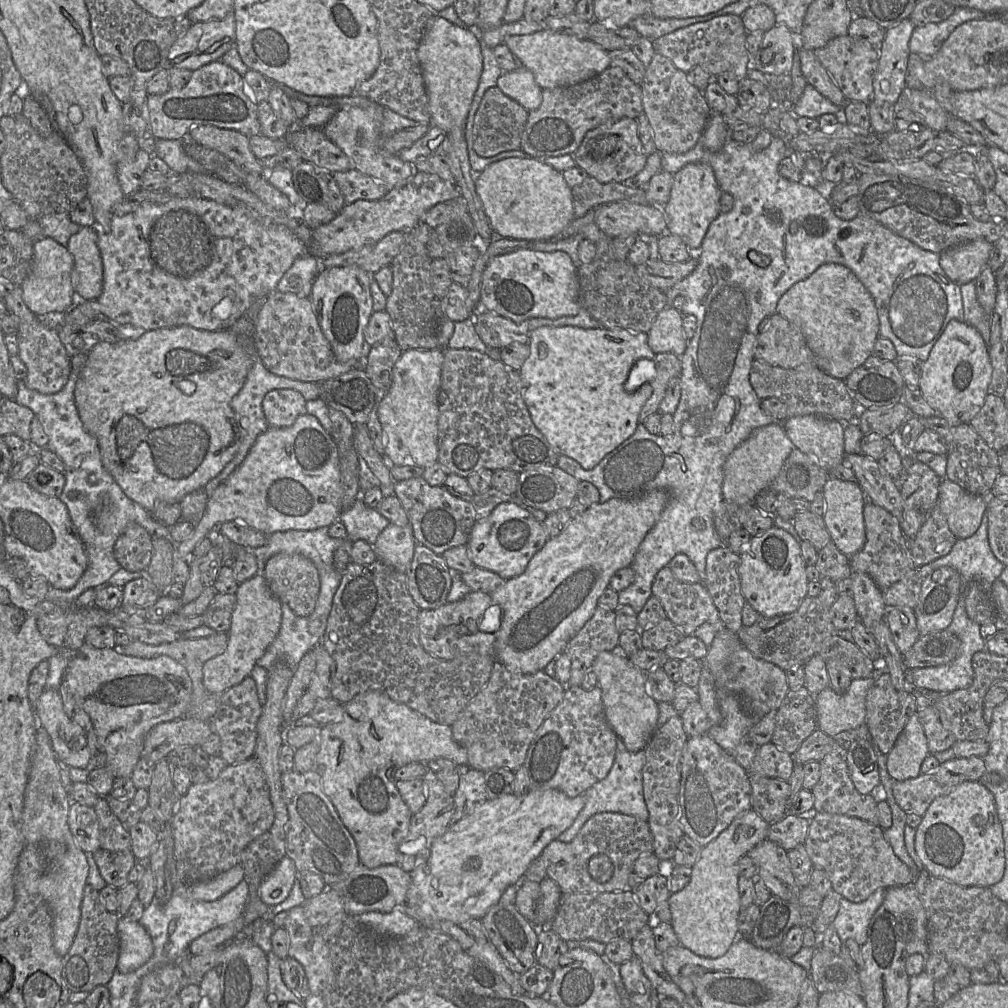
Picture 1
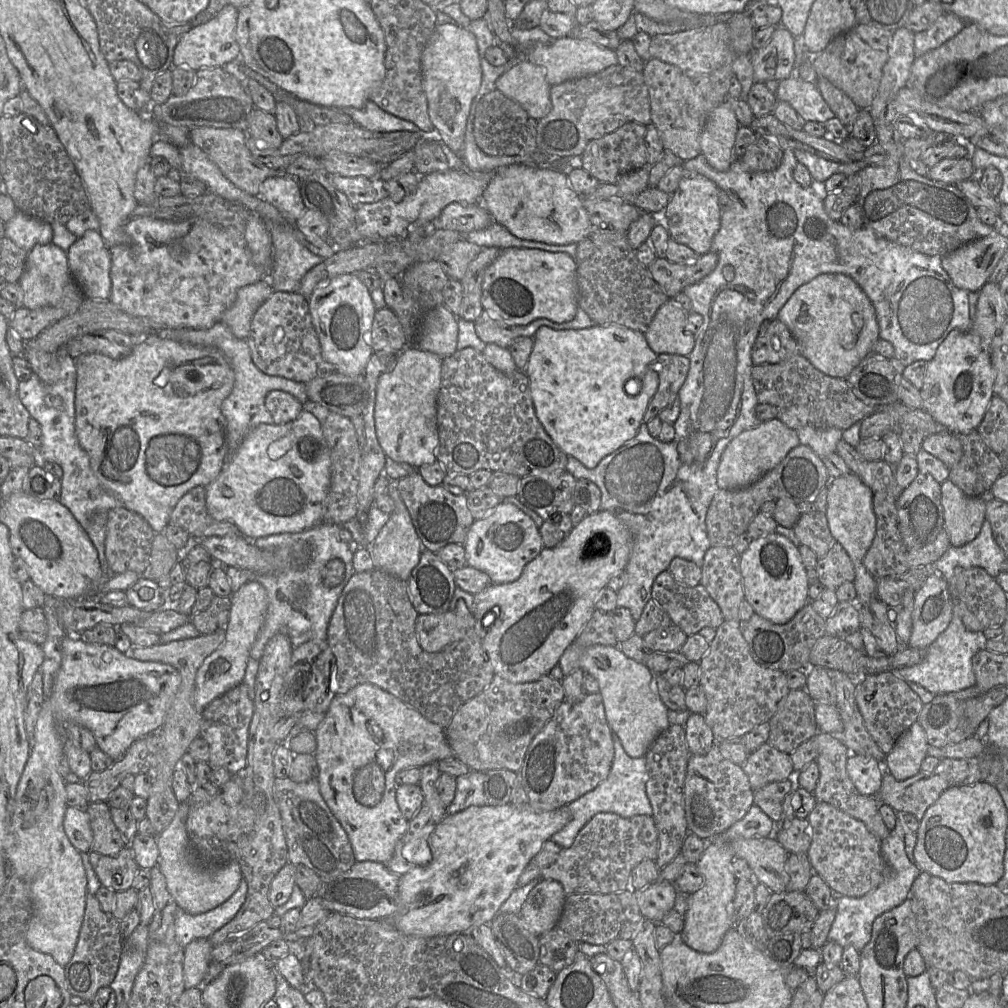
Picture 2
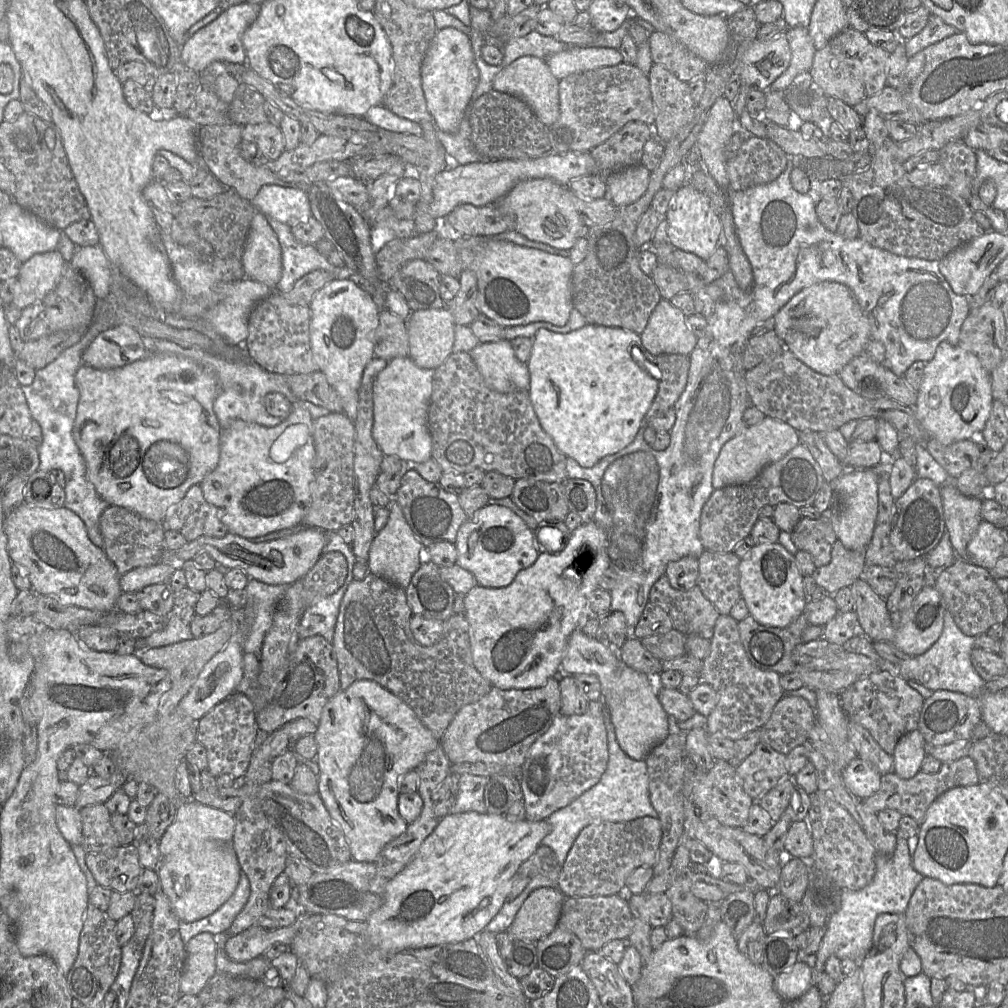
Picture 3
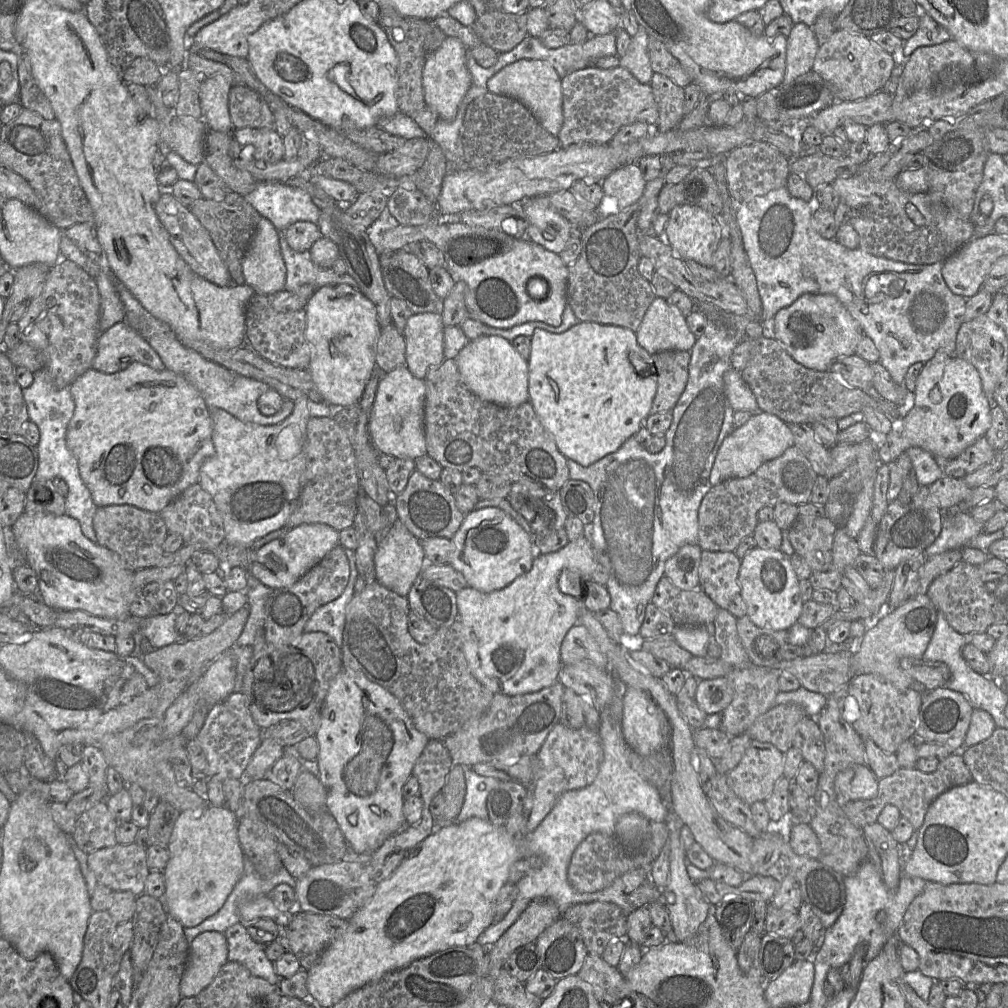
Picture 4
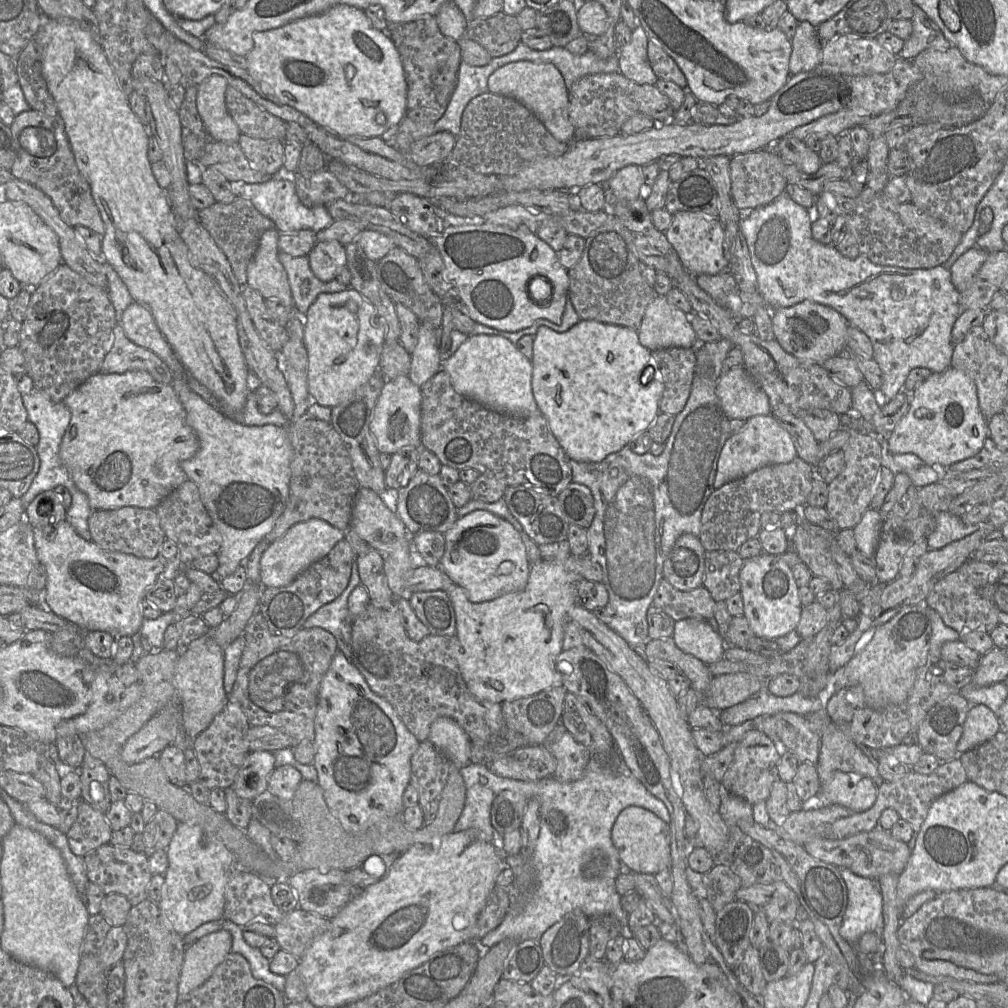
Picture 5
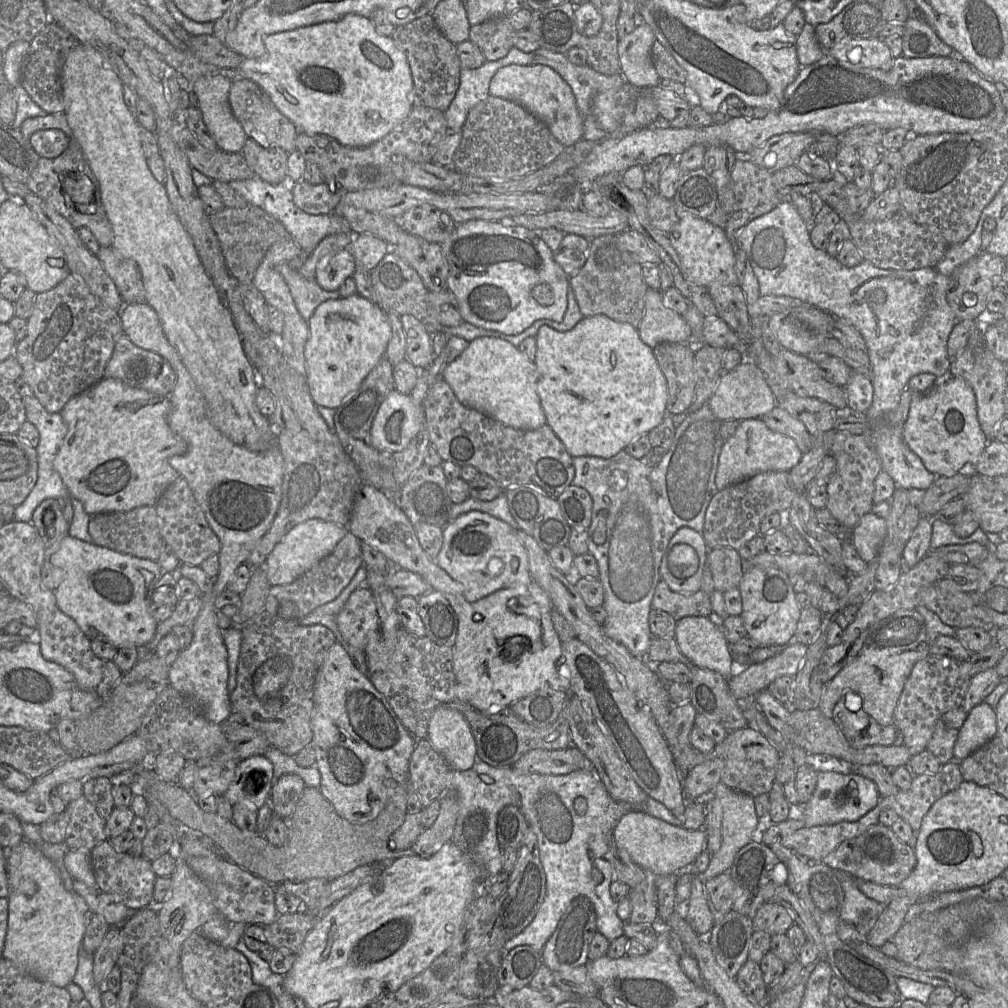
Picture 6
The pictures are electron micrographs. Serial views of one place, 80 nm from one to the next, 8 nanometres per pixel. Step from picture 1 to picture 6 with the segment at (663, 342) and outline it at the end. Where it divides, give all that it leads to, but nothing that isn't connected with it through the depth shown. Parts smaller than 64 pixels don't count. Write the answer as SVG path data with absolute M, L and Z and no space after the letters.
M652 288L646 291L644 315L638 327L640 339L652 349L663 342L691 343L691 328L666 304L662 293Z

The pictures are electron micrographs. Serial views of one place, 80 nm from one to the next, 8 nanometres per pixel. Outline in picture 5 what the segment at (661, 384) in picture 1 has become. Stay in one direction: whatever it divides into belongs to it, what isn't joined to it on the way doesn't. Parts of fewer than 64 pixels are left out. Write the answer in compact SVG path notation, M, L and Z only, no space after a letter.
M671 347L651 352L655 368L661 372L664 391L659 401L661 413L676 416L690 395L696 368L694 348Z

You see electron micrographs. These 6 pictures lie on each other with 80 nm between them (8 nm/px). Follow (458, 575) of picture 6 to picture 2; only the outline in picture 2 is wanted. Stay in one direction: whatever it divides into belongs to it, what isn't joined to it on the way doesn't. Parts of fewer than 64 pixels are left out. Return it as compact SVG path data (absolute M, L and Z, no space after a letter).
M500 503L486 517L474 521L463 545L467 566L485 572L492 584L507 584L518 580L525 566L544 548L536 524L510 503Z

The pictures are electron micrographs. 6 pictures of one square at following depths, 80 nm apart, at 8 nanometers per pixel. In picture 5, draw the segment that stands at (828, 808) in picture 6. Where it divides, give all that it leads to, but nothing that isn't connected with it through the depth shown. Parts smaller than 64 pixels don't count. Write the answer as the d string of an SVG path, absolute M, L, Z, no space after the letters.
M836 772L826 785L820 785L815 798L804 803L804 809L810 805L827 807L841 805L855 812L864 812L876 802L878 786L870 778L856 774Z

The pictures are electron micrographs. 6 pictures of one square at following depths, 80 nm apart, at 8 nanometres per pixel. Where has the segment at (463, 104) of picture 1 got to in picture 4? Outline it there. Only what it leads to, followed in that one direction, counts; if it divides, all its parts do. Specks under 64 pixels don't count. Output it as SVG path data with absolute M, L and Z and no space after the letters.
M446 37L438 49L426 57L422 71L422 88L426 106L433 109L439 119L453 120L471 85L471 75L466 64L466 47L456 37Z

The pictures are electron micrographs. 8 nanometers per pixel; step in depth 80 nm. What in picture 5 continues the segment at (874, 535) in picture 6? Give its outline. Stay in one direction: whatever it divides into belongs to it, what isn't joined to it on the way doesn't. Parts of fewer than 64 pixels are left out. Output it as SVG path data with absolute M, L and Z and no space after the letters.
M869 508L853 528L856 549L868 558L874 557L883 520L884 516L879 511Z

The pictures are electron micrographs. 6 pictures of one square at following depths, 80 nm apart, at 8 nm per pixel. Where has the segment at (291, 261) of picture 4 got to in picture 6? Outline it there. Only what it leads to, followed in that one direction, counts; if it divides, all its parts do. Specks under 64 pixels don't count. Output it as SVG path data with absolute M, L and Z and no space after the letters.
M281 263L275 268L283 276L298 312L307 322L321 303L340 298L339 291L322 289L315 277L304 277L299 271L290 268L288 263Z

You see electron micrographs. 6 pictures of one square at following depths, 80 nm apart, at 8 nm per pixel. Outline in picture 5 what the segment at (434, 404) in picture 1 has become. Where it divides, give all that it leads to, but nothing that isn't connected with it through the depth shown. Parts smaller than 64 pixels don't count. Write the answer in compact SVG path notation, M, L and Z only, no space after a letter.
M398 376L386 382L377 400L370 422L370 432L380 453L395 454L421 444L422 392L409 376Z

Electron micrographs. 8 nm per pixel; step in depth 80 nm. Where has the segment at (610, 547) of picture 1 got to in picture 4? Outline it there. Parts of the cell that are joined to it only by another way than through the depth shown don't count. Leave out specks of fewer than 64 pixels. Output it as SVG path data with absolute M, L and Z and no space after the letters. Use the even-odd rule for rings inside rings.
M584 535L569 543L557 552L550 554L537 555L533 561L532 568L529 572L515 579L510 585L504 589L493 591L490 593L482 593L475 588L466 587L456 593L458 620L462 623L462 638L463 651L468 664L470 673L493 694L501 693L504 695L515 696L526 693L537 692L543 688L551 686L557 679L561 669L561 645L568 631L579 622L581 612L583 611L582 595L587 583L592 581L592 575L597 567L597 559L593 551L589 539ZM563 571L568 571L569 576L563 580L563 584L568 590L565 590L562 585L559 588L558 579Z

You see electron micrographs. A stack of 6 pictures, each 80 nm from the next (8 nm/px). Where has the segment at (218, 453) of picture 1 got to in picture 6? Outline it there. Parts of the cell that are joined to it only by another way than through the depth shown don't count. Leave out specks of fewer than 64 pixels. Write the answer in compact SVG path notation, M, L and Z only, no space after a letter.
M108 377L73 396L64 405L59 413L68 431L54 458L53 467L68 489L70 498L78 499L90 516L155 506L162 493L180 477L169 464L169 459L185 454L188 444L170 429L167 421L169 408L169 396L132 387L120 379Z

